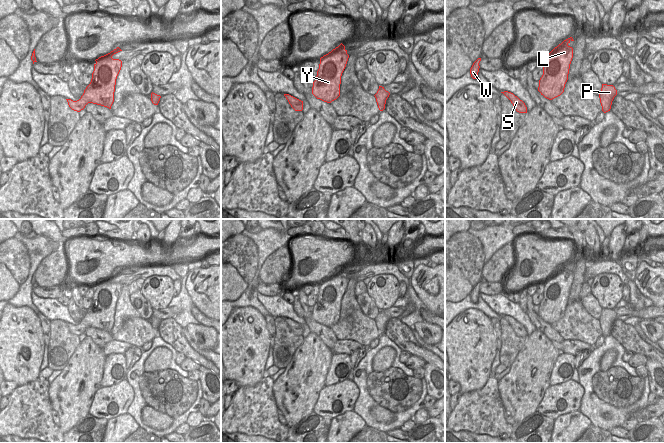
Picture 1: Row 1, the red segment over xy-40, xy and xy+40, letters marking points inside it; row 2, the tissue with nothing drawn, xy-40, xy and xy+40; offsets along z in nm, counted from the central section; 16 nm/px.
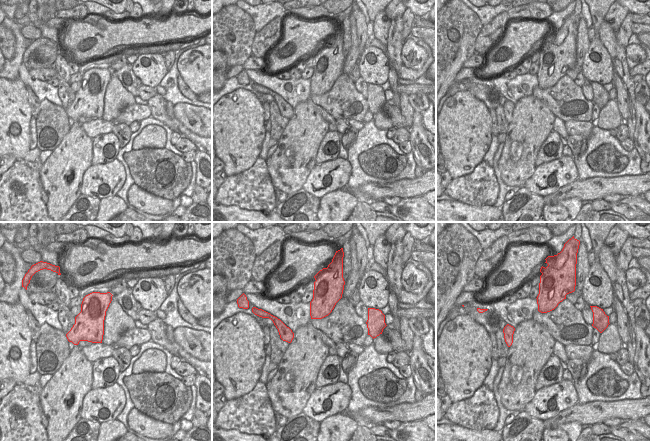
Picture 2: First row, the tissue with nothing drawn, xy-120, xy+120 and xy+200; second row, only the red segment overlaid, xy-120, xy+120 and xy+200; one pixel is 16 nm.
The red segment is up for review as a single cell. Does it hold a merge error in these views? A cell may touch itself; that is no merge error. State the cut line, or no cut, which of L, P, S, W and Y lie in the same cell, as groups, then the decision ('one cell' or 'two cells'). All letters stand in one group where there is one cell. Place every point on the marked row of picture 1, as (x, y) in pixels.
cut none; groups L P S W Y; one cell

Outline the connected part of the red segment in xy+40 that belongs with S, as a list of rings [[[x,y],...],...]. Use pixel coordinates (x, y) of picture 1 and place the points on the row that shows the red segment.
[[[504,91],[501,93],[503,93],[511,101],[517,112],[527,113],[527,107],[525,103],[522,100],[520,100],[517,96],[508,91]]]

